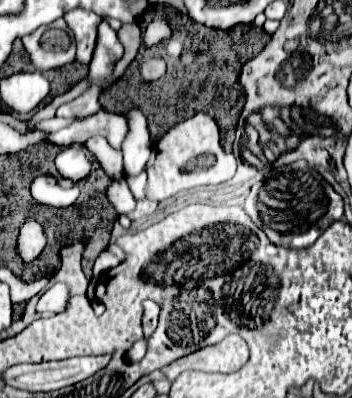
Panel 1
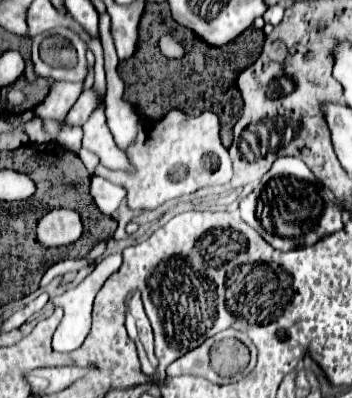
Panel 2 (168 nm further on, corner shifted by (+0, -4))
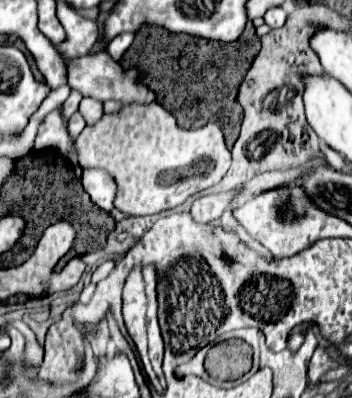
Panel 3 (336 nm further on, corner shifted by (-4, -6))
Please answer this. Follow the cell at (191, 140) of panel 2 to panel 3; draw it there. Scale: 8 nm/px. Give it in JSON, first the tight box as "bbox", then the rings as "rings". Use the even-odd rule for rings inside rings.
{"bbox":[74,102,230,216],"rings":[[[158,102],[148,106],[126,104],[120,114],[102,116],[96,124],[86,126],[74,144],[80,166],[94,166],[110,172],[110,176],[116,180],[114,206],[128,216],[148,216],[176,208],[190,196],[216,186],[230,168],[230,150],[226,148],[222,130],[216,124],[210,122],[198,130],[184,130]]]}

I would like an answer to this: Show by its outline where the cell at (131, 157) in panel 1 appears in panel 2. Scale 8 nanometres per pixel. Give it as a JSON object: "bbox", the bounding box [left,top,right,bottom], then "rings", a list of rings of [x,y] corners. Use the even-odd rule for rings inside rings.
{"bbox":[100,14,138,150],"rings":[[[104,14],[100,16],[100,40],[104,46],[104,56],[106,56],[106,80],[108,80],[108,88],[106,88],[106,122],[108,128],[114,136],[114,142],[118,144],[120,150],[128,150],[134,142],[136,142],[136,134],[138,134],[138,112],[136,108],[126,102],[122,98],[124,92],[124,82],[120,80],[116,66],[118,66],[118,56],[112,44],[112,36],[110,36],[110,16]]]}

